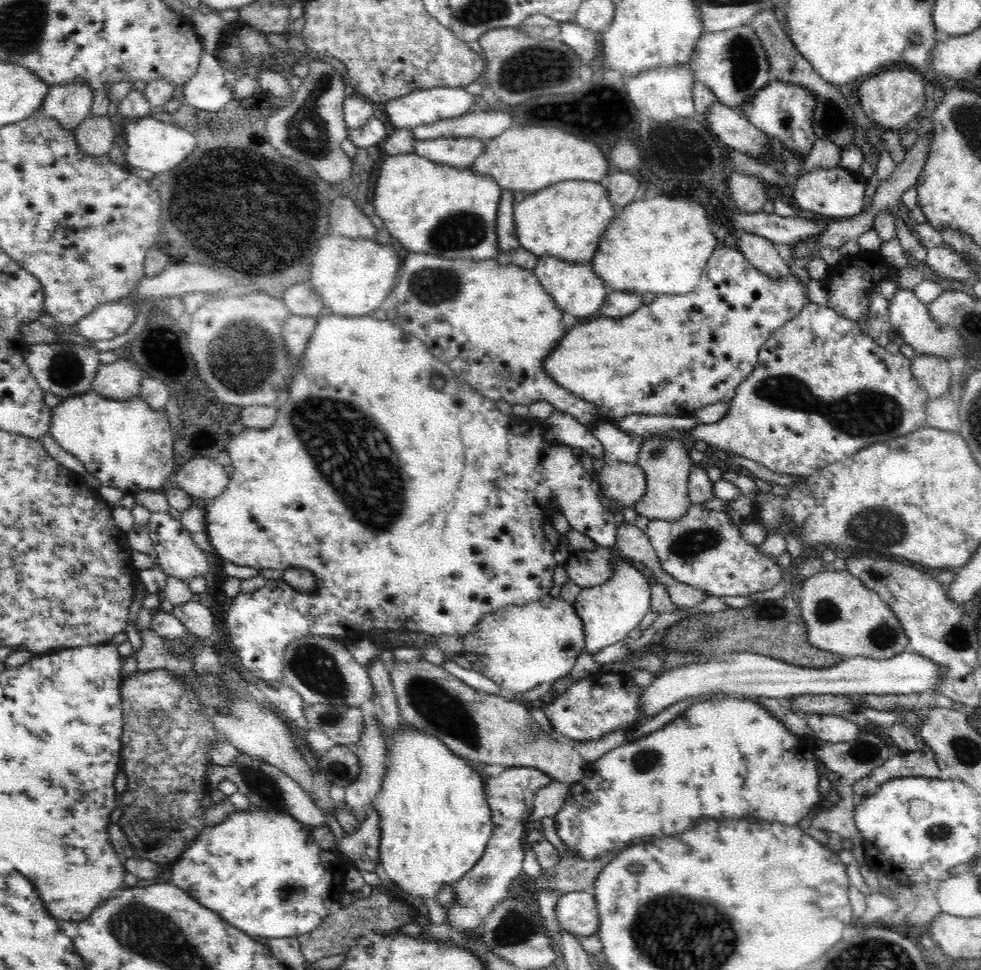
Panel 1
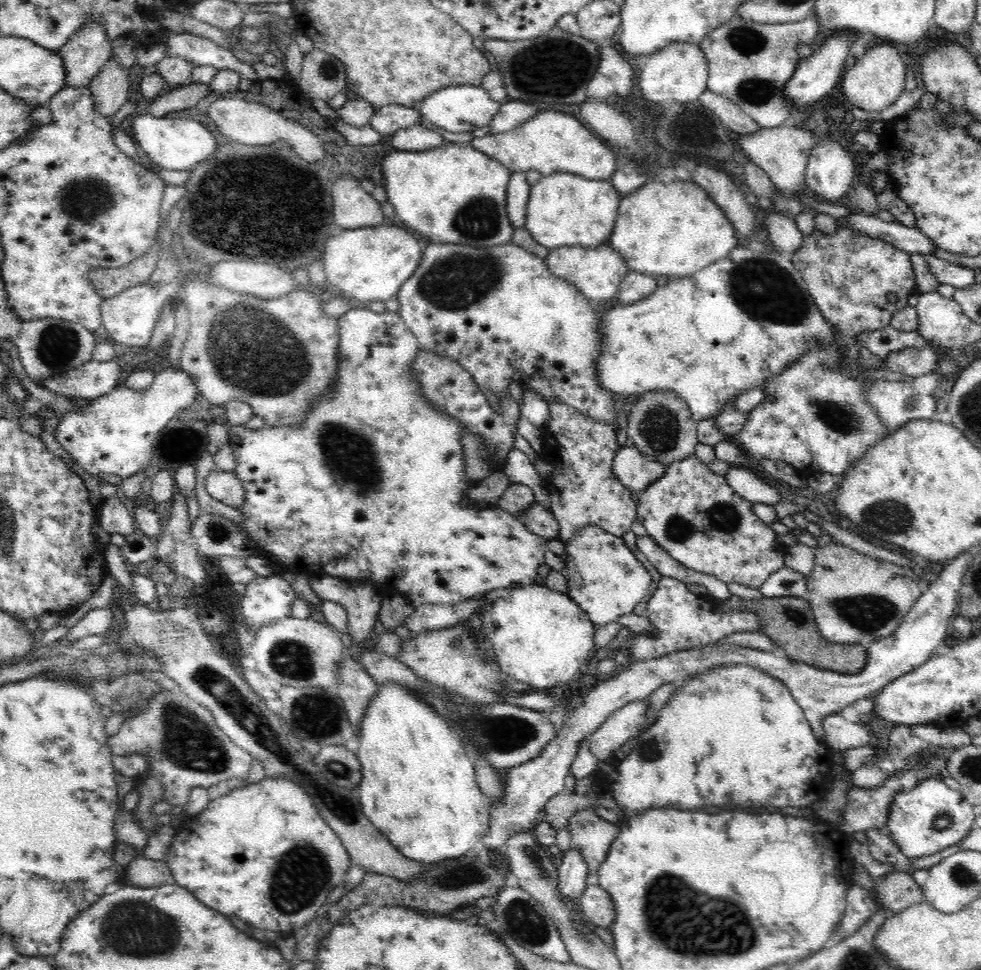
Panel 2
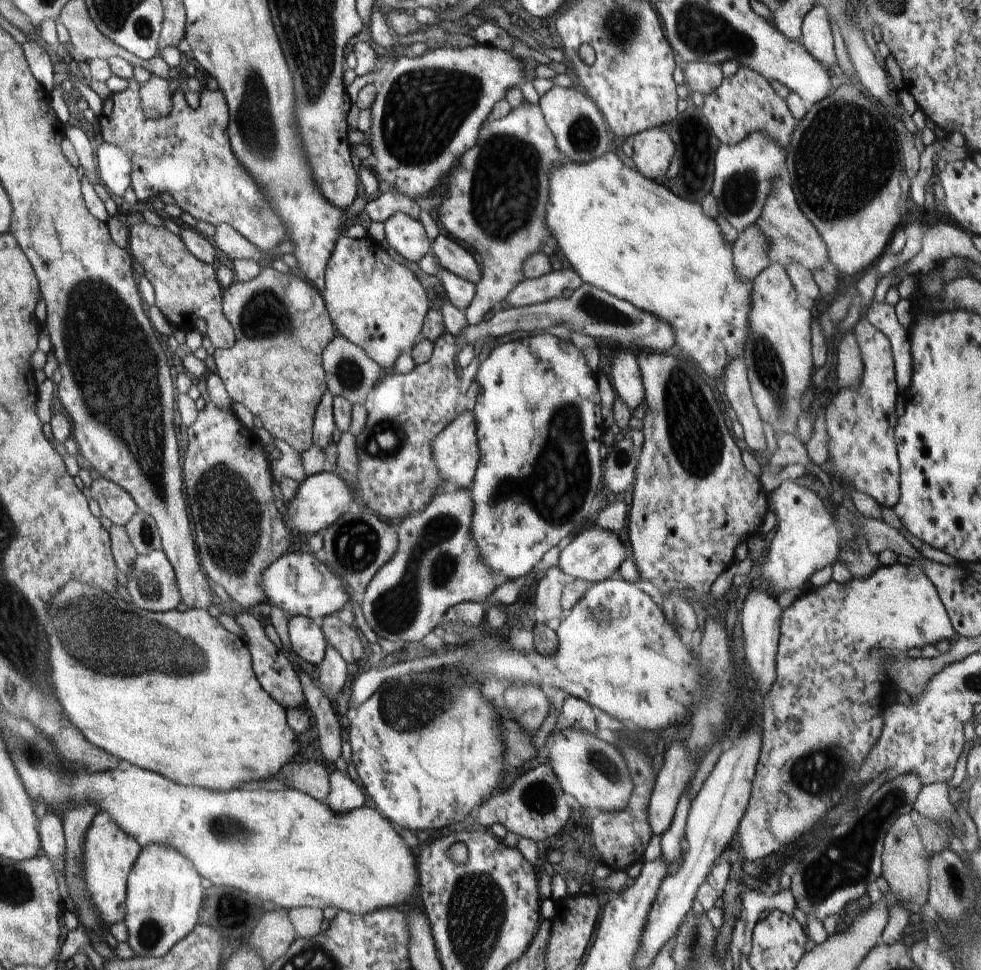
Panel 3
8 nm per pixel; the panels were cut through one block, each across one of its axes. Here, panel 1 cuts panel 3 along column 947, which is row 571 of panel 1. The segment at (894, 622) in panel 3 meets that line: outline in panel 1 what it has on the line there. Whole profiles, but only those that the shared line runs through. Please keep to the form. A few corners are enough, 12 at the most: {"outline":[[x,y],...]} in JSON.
{"outline":[[628,556],[573,602],[592,654],[632,638],[650,582]]}

